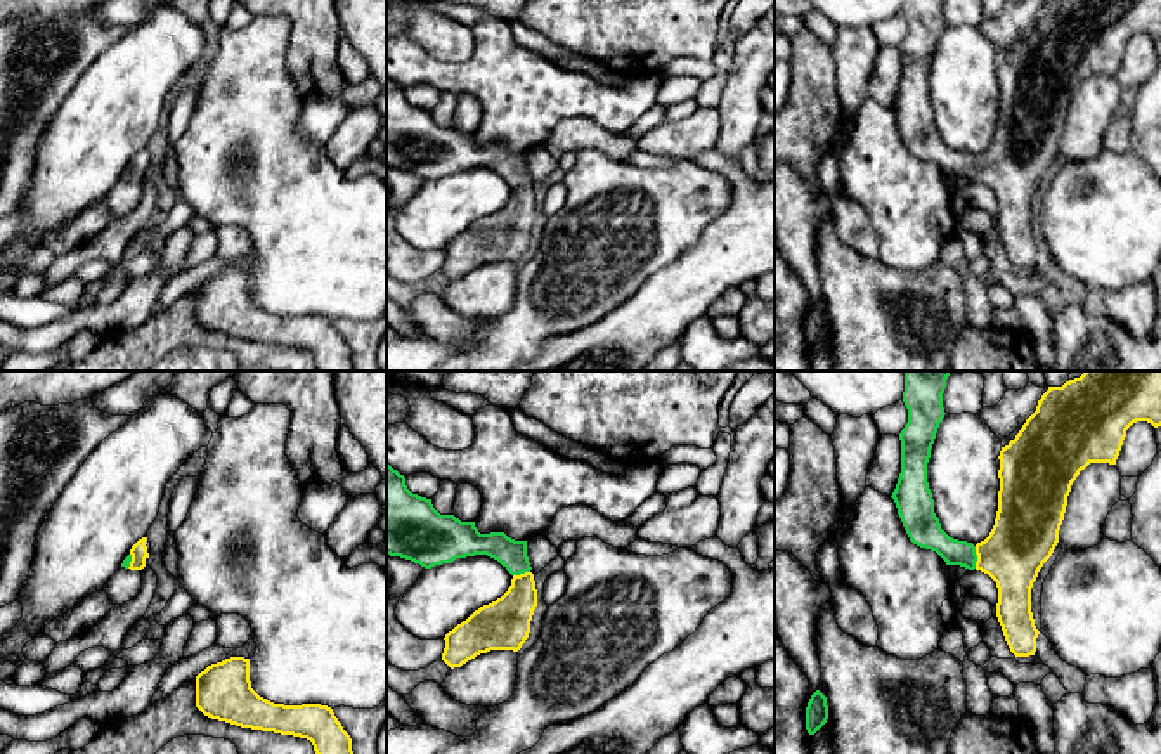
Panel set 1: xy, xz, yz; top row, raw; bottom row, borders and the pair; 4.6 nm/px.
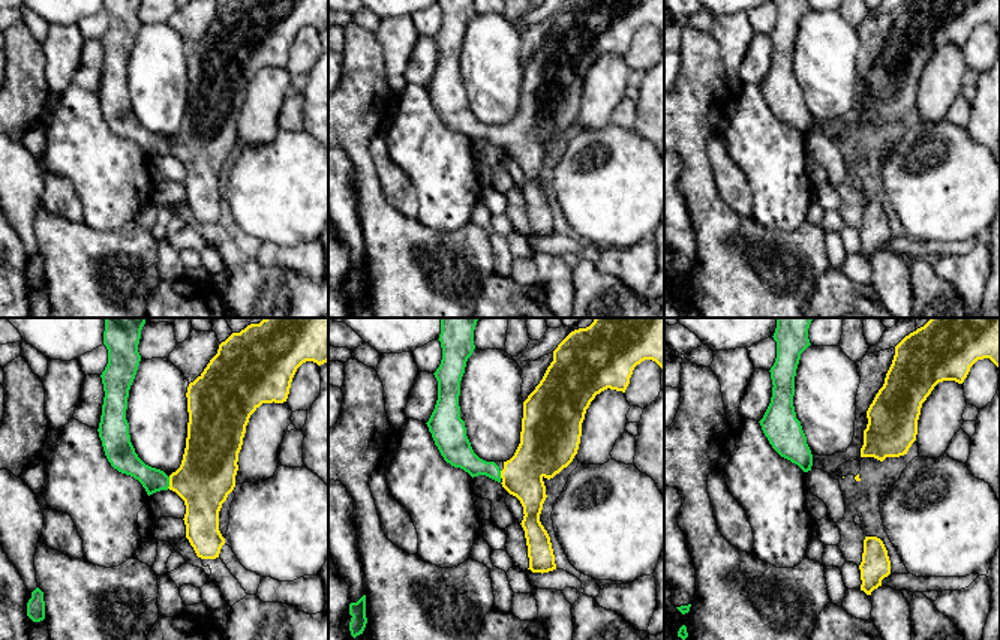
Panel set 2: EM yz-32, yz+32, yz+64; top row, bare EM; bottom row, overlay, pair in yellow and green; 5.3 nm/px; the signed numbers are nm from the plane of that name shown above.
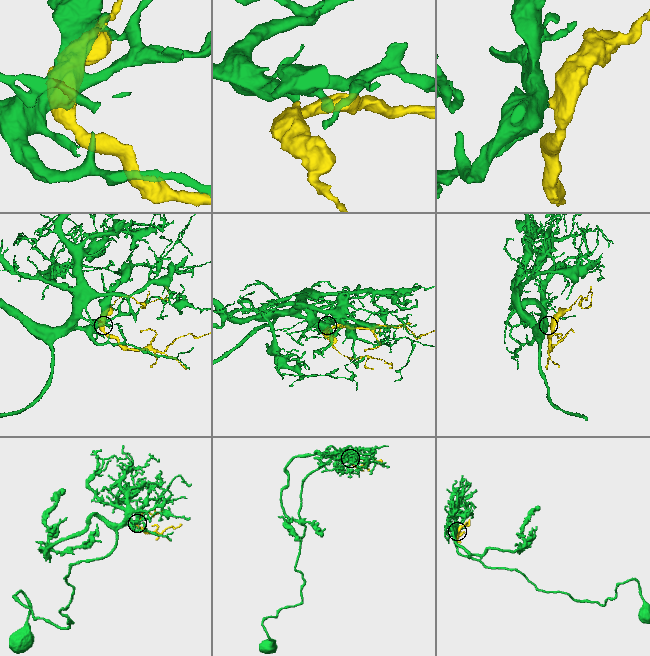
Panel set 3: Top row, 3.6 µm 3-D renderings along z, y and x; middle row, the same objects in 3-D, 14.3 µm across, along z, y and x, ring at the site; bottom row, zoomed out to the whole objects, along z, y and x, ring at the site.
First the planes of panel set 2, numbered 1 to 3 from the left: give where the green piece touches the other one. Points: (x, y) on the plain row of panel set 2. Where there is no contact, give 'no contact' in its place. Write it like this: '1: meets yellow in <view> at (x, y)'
1: meets yellow in yz-32 at (170, 147)
2: meets yellow in yz+32 at (501, 138)
3: no contact

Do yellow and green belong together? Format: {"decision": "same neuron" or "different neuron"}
{"decision": "same neuron"}

